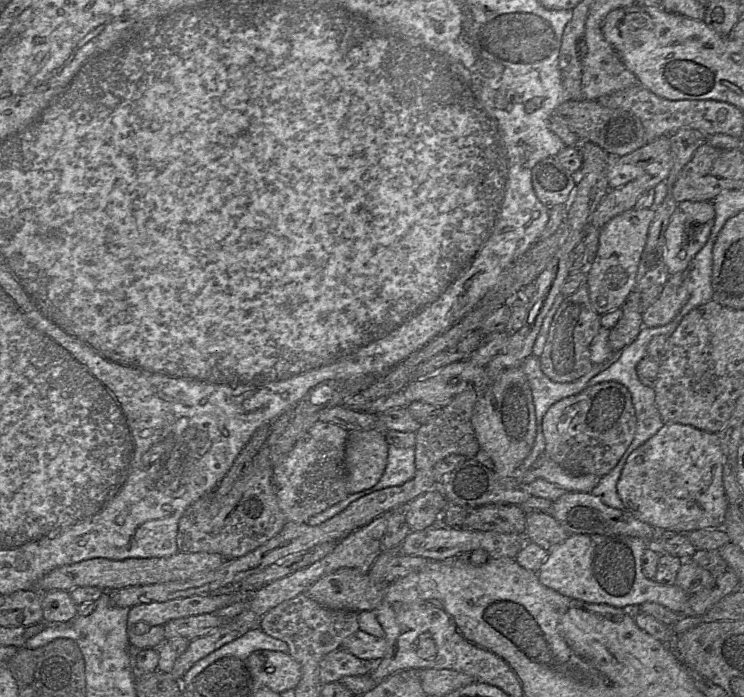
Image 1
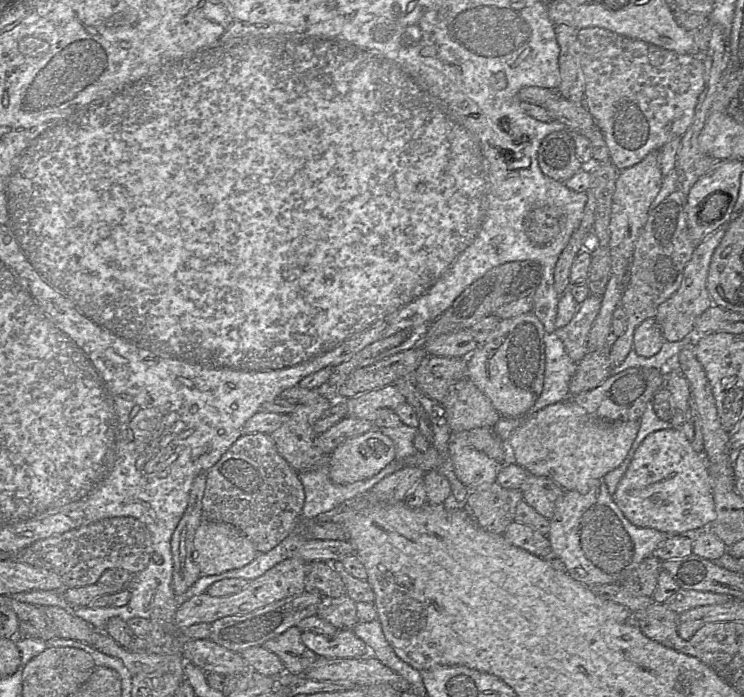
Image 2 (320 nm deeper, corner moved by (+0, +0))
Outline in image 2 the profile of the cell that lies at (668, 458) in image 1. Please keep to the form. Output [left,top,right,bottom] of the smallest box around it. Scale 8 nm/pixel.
[614,427,717,535]

